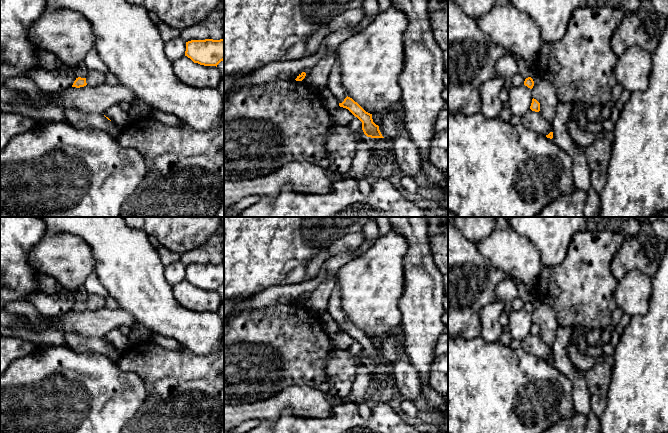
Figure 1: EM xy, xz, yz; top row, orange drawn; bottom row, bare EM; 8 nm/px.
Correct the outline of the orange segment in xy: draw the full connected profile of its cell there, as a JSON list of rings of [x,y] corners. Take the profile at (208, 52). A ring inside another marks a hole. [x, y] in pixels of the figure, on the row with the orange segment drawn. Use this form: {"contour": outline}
{"contour": [[[224,39],[188,41],[186,42],[185,56],[194,63],[217,67],[224,60]]]}

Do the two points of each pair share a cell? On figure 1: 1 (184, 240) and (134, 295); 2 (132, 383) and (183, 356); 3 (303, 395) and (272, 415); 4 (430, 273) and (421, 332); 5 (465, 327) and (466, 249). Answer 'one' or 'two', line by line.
1: two
2: two
3: one
4: one
5: one

